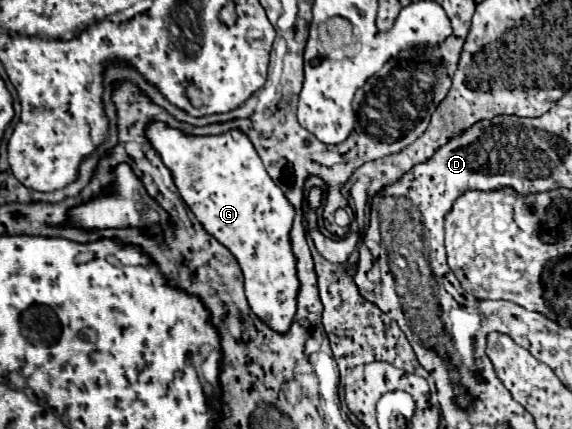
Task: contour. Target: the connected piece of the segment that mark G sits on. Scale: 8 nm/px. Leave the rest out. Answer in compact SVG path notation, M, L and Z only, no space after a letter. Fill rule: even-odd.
M158 120L146 126L144 136L150 142L150 146L160 154L164 166L170 170L174 178L174 184L182 200L194 212L204 230L222 246L226 246L238 260L244 272L244 292L252 312L276 332L286 332L296 314L296 294L300 286L296 278L296 258L292 254L288 234L292 228L294 208L268 176L250 138L242 130L228 130L216 136L190 136Z

